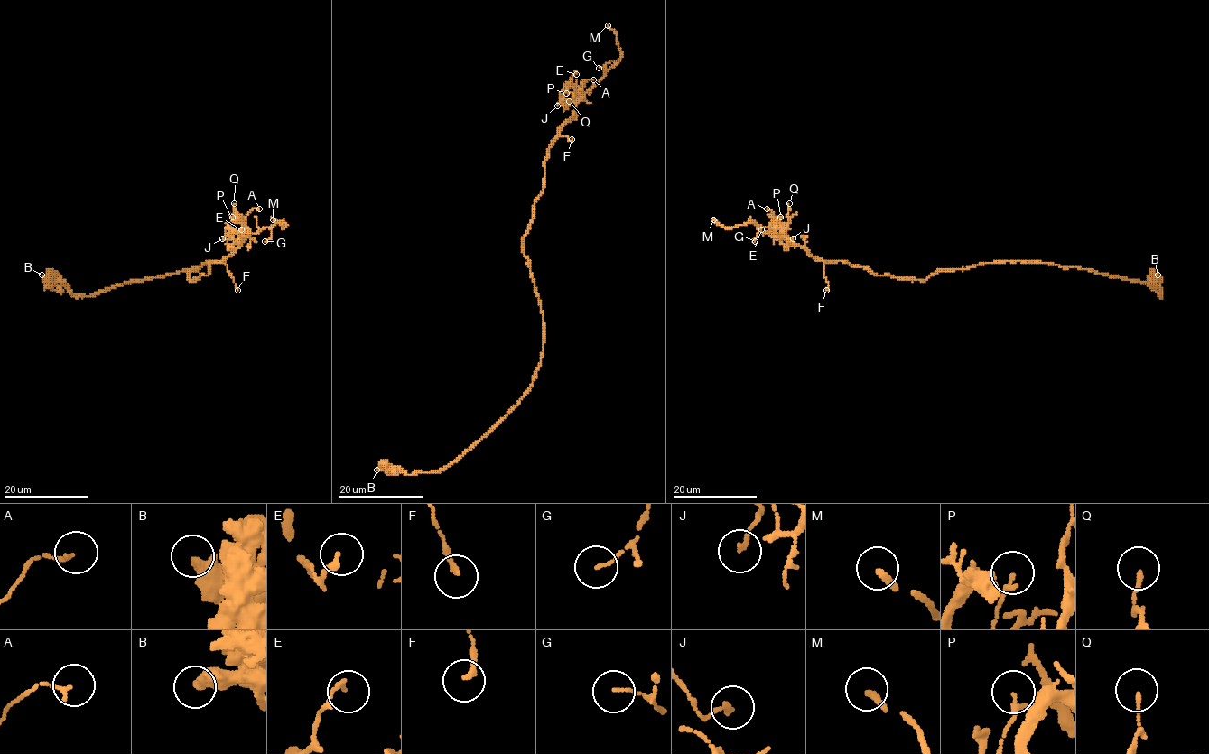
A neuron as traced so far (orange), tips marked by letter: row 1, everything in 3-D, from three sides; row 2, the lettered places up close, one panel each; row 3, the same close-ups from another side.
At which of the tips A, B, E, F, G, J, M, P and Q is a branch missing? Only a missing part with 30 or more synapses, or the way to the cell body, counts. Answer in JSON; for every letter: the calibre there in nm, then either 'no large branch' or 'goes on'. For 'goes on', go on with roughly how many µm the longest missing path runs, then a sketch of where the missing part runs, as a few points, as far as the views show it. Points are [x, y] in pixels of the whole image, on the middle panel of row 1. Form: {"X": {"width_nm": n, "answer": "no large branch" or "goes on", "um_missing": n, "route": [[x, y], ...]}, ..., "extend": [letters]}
{"A": {"width_nm": 120, "answer": "no large branch"}, "B": {"width_nm": 380, "answer": "no large branch"}, "E": {"width_nm": 180, "answer": "no large branch"}, "F": {"width_nm": 180, "answer": "no large branch"}, "G": {"width_nm": 80, "answer": "no large branch"}, "J": {"width_nm": 170, "answer": "no large branch"}, "M": {"width_nm": 240, "answer": "goes on", "um_missing": 45}, "P": {"width_nm": 160, "answer": "no large branch"}, "Q": {"width_nm": 120, "answer": "no large branch"}, "extend": ["M"]}

